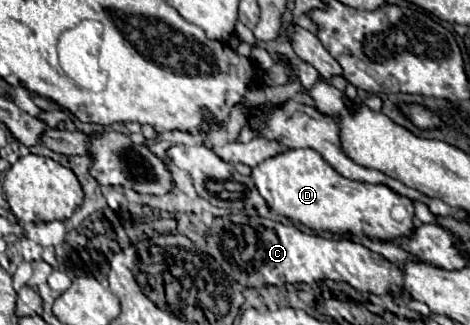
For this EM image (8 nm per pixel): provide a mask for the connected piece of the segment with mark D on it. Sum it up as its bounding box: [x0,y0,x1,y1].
[251,148,415,240]

